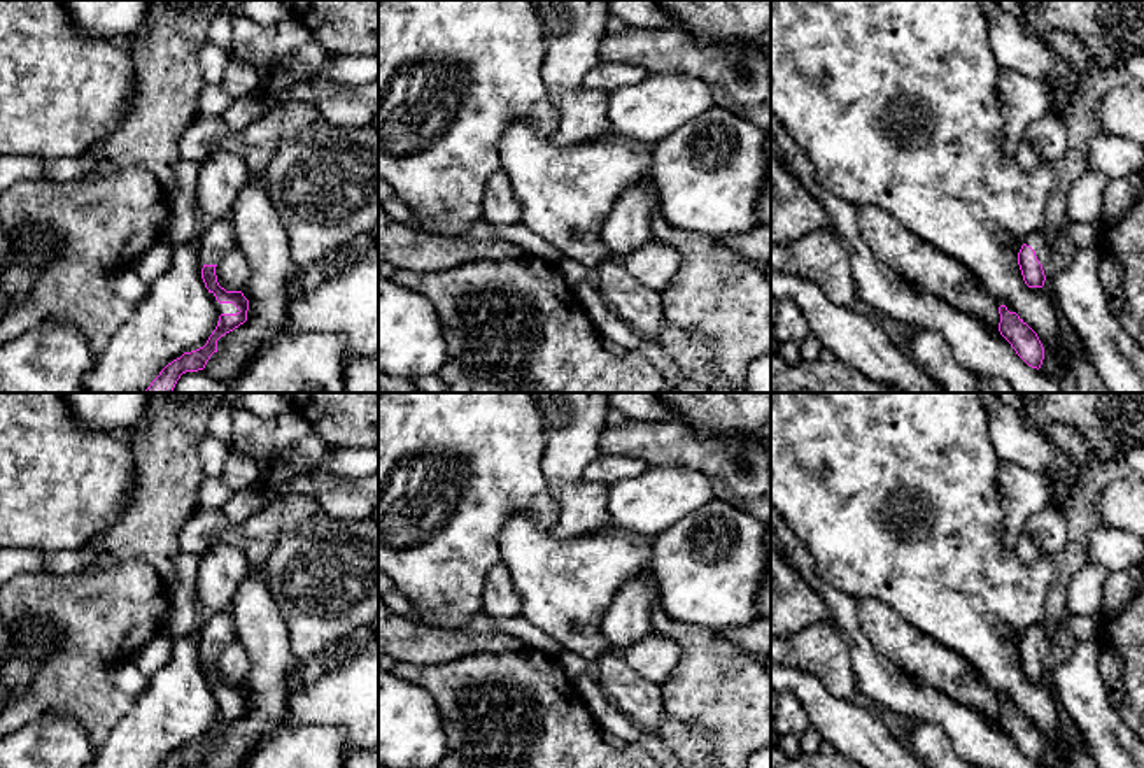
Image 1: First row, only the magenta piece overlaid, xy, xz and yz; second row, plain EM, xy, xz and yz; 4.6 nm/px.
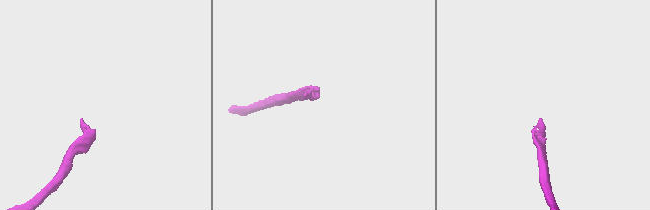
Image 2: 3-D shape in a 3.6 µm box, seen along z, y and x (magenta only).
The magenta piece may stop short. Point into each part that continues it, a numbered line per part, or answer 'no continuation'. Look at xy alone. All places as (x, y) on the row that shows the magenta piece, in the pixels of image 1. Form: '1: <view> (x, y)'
1: xy (219, 237)
2: xy (221, 307)

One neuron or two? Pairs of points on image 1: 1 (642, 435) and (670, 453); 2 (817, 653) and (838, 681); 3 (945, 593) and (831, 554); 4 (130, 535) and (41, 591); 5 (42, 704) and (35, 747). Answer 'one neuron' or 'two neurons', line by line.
1: one neuron
2: one neuron
3: one neuron
4: two neurons
5: two neurons

